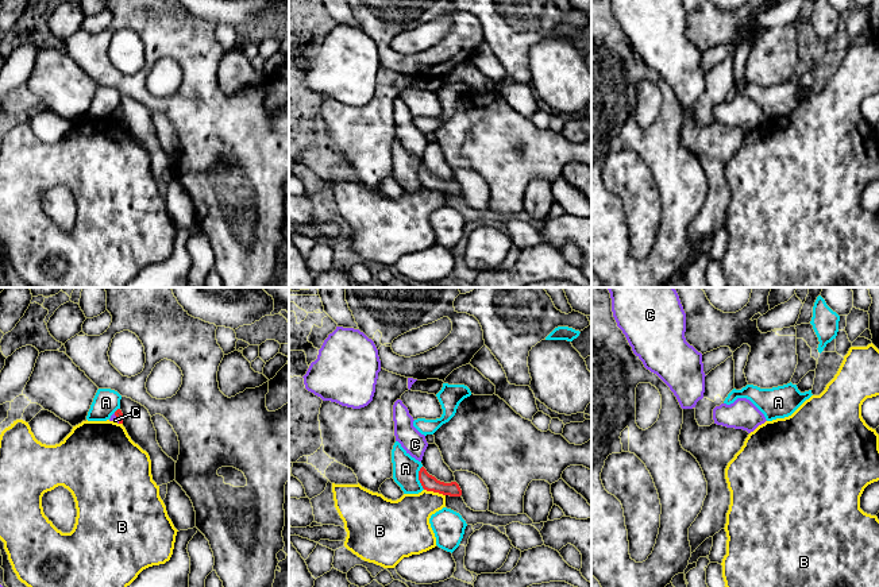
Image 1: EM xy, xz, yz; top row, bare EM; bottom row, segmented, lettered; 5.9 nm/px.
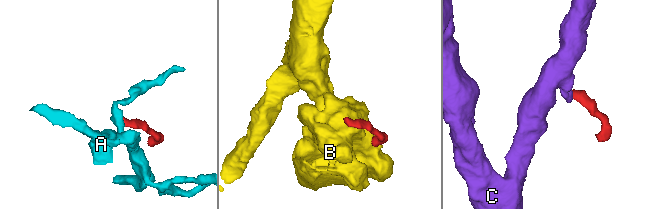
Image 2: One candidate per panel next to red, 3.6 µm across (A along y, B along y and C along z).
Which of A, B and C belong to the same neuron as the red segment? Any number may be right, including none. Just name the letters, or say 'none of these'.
none of these

